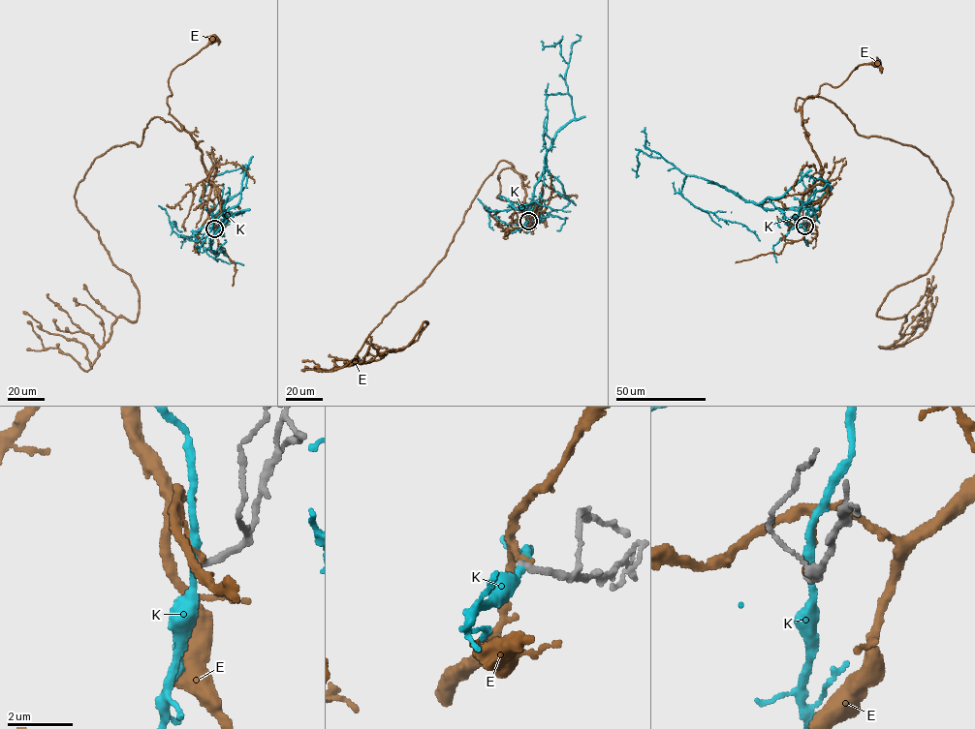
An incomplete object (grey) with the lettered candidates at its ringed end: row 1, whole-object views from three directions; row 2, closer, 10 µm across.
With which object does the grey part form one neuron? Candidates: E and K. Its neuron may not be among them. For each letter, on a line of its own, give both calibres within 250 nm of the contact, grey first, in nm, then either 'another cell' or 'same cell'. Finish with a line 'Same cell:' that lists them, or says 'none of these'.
E: 240 nm thick on the grey side, 150 nm on the other; another cell
K: 220 nm thick on the grey side, 220 nm on the other; another cell
Same cell: none of these

